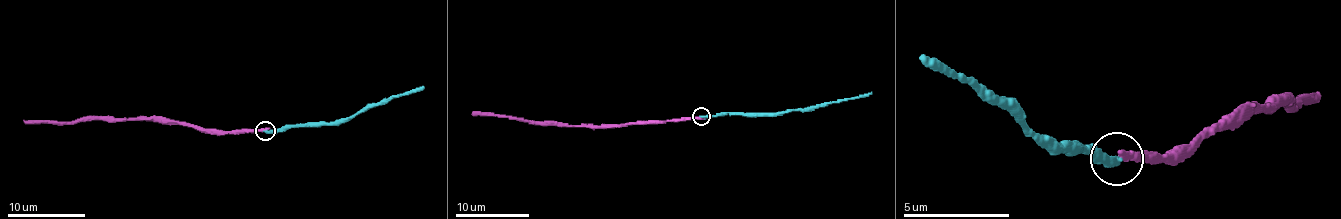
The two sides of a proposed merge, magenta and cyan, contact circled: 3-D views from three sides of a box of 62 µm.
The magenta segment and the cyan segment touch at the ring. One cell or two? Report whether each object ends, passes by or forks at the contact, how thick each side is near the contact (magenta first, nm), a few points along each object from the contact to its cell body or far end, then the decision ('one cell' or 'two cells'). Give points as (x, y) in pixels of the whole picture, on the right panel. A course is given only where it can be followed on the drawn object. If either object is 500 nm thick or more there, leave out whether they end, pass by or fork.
magenta ends there; cyan ends there; 440 nm thick on the magenta side, 360 nm on the other; magenta runs (1120, 157), (1189, 148), (1242, 111), (1294, 97), (1288, 103), (1317, 93); cyan runs (1115, 157), (1051, 152), (1019, 115), (967, 80), (932, 69), (923, 54); one cell

